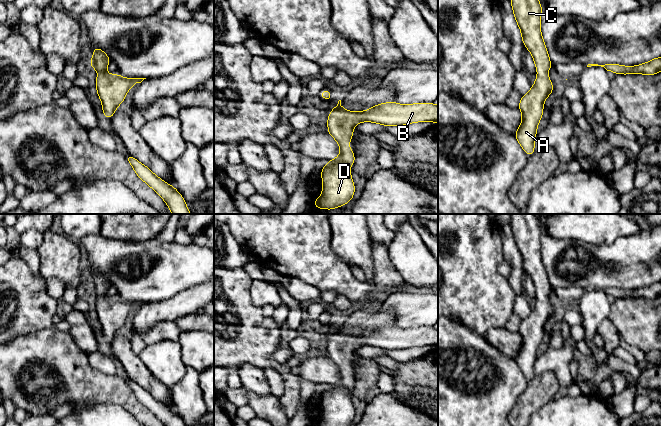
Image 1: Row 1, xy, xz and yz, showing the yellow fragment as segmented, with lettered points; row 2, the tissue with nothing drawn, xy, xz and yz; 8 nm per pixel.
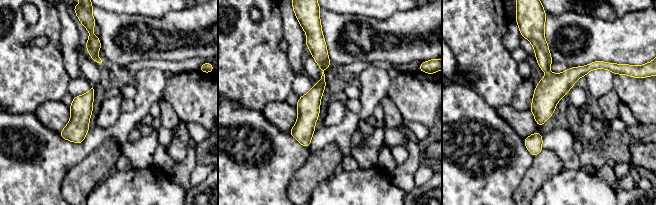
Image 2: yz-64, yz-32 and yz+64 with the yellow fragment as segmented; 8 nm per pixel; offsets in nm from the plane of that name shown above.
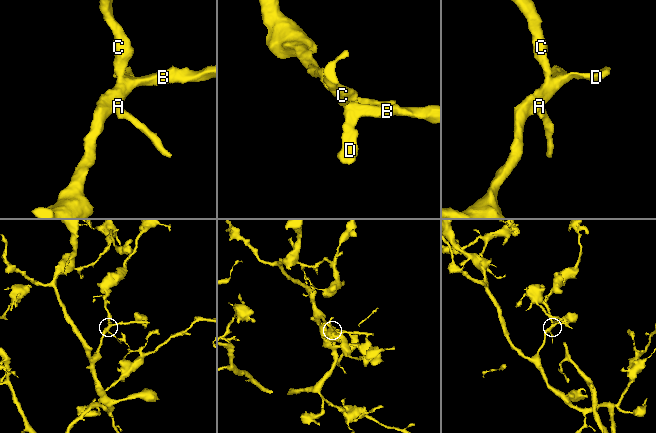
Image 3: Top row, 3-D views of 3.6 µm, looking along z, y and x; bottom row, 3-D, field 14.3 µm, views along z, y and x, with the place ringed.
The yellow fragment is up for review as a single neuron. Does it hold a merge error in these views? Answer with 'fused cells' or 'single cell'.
single cell

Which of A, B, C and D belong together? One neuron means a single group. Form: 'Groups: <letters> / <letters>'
Groups: A B C D

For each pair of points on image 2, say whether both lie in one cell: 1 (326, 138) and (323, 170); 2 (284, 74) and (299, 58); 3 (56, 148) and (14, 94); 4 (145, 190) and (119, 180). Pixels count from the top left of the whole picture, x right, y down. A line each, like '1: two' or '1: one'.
1: two
2: two
3: two
4: one

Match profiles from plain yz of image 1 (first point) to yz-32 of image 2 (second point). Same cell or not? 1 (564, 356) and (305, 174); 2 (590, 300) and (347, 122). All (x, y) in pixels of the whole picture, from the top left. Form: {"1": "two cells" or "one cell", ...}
{"1": "two cells", "2": "one cell"}

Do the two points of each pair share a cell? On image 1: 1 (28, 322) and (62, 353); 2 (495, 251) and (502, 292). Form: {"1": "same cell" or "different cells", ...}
{"1": "different cells", "2": "same cell"}

